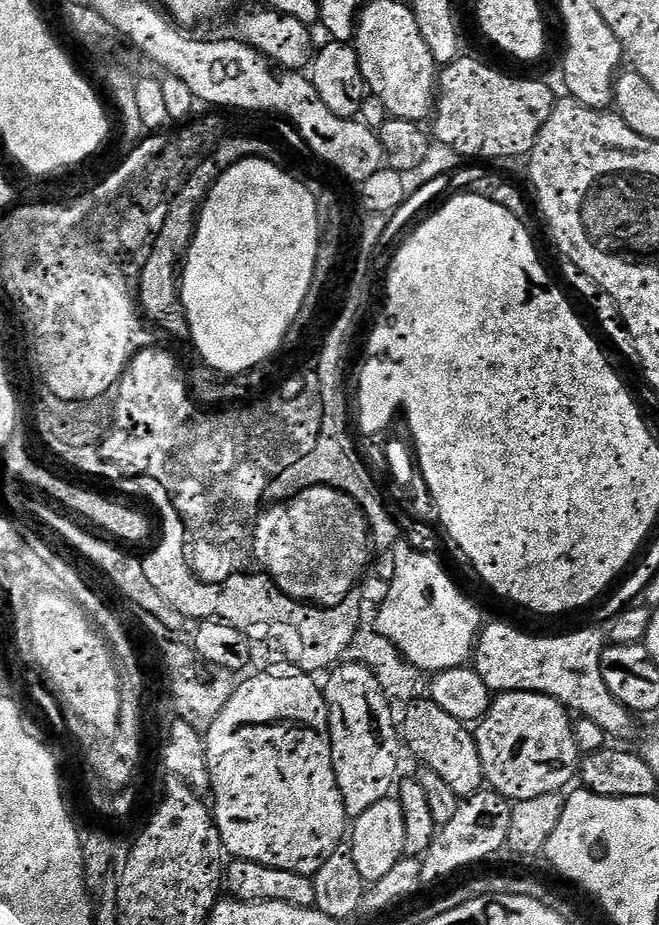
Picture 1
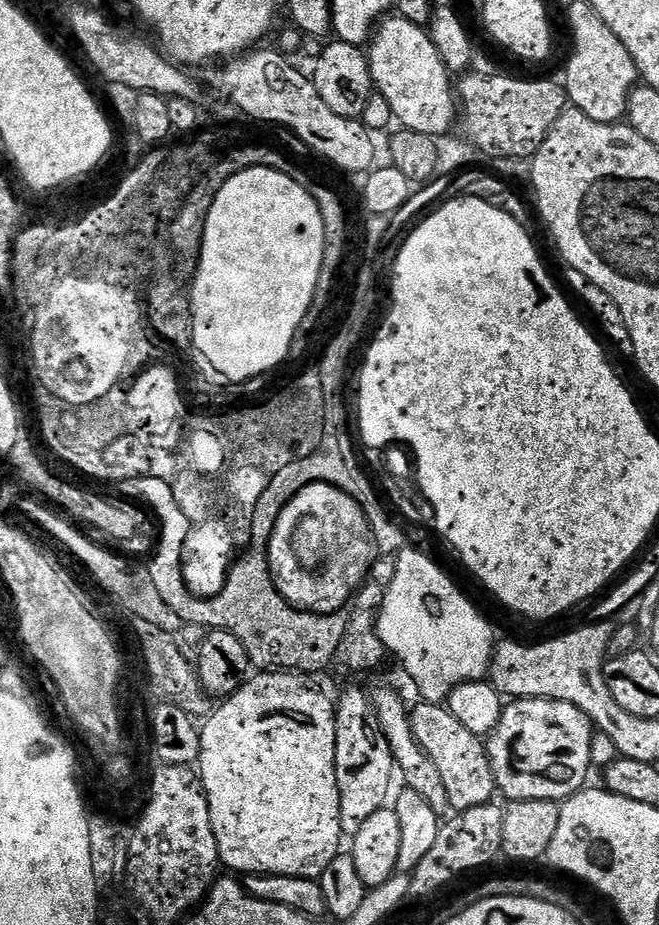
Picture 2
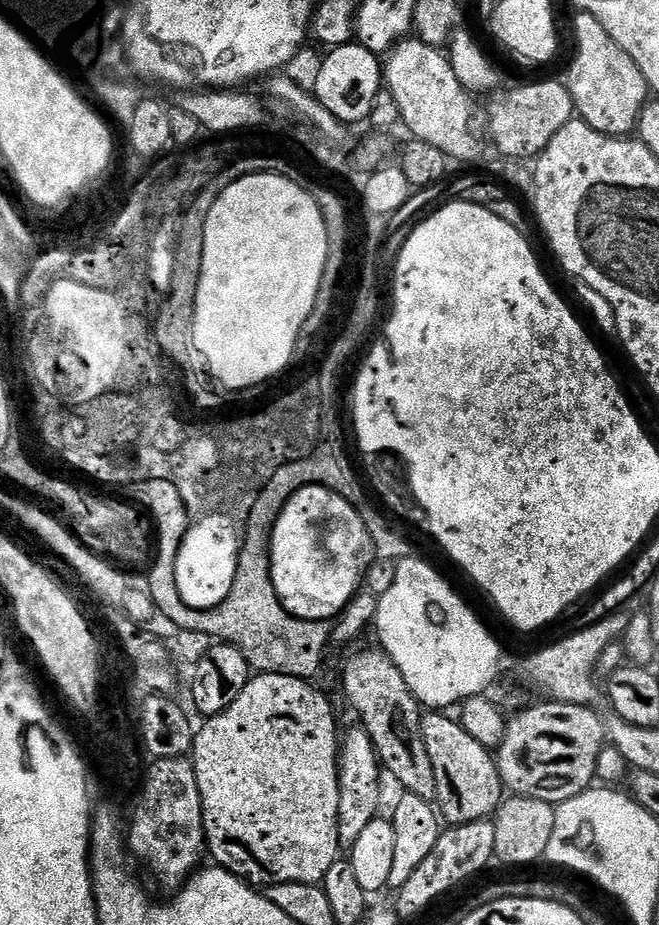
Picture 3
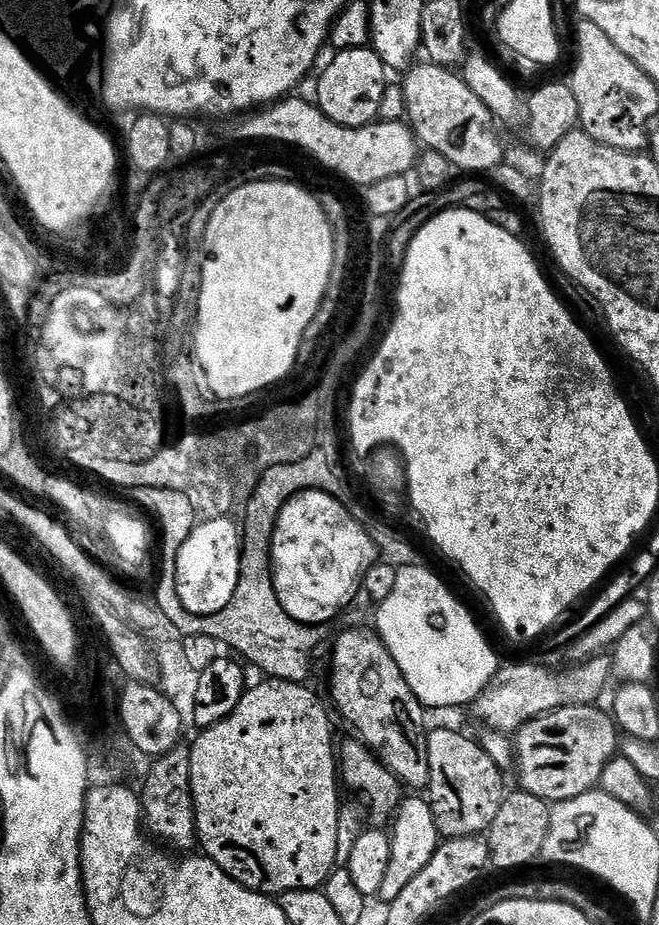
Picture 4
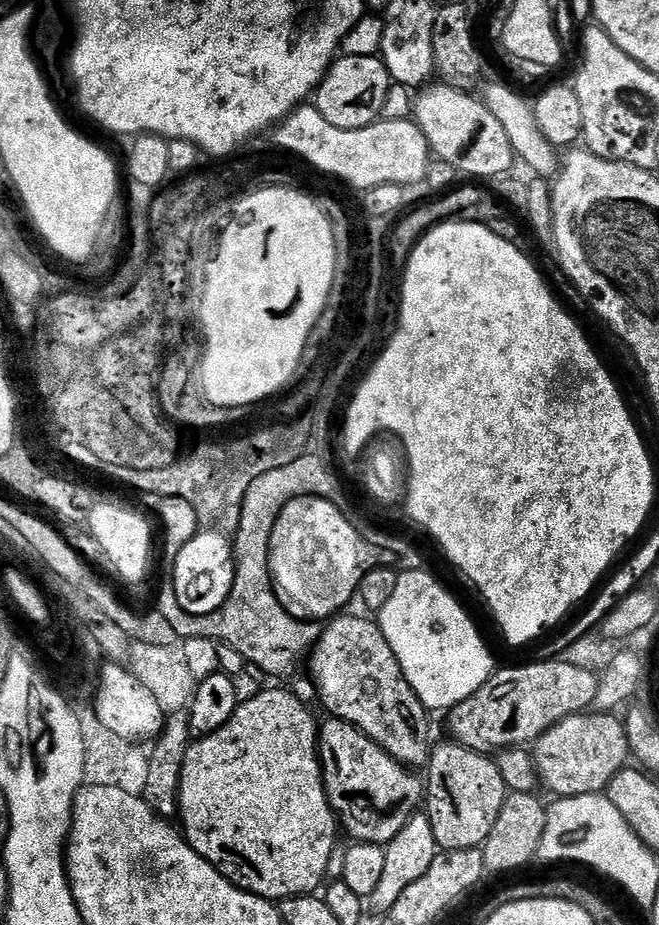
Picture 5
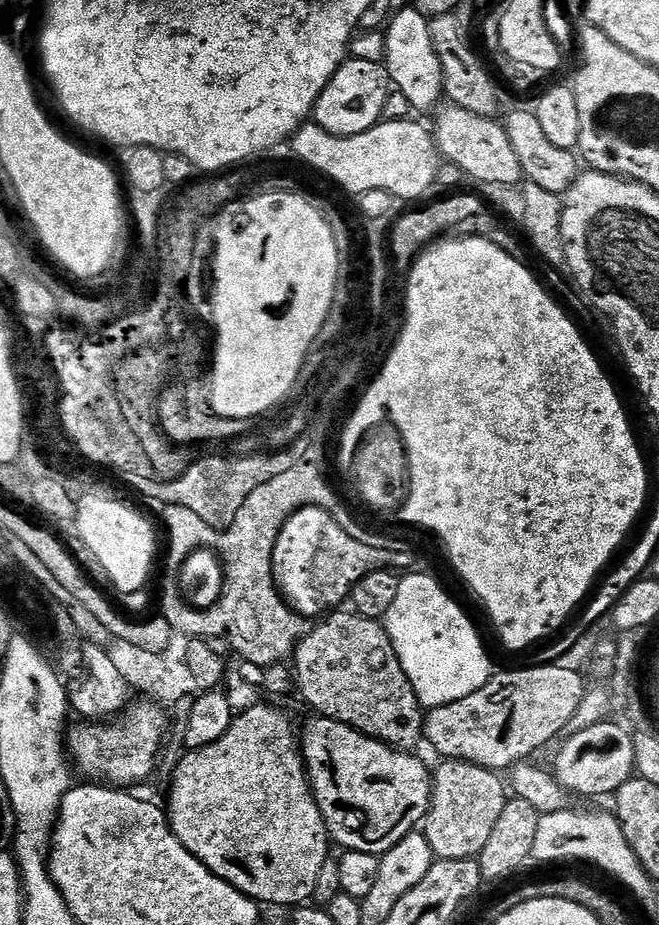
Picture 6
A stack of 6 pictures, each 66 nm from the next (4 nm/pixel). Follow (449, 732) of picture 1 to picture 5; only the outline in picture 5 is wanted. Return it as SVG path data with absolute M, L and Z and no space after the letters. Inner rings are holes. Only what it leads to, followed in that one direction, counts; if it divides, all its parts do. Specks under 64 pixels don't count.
M455 742L440 744L431 749L426 765L426 815L430 826L434 826L434 838L437 849L449 852L450 850L466 850L480 848L494 830L494 822L498 822L498 814L502 810L502 802L506 789L502 782L502 774L498 774L498 766L491 755L475 752L466 746Z

